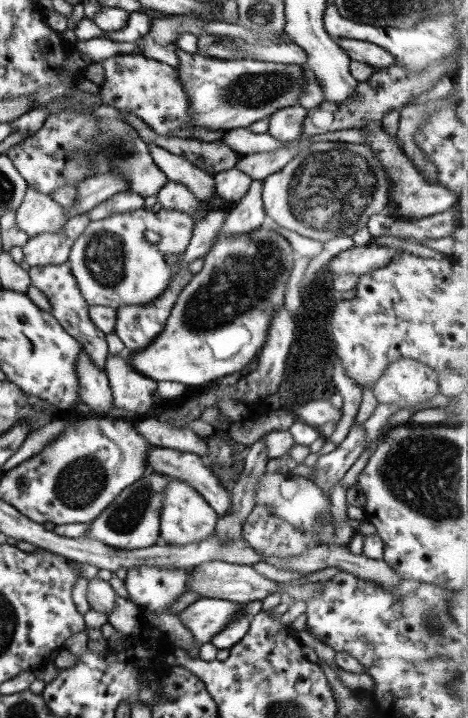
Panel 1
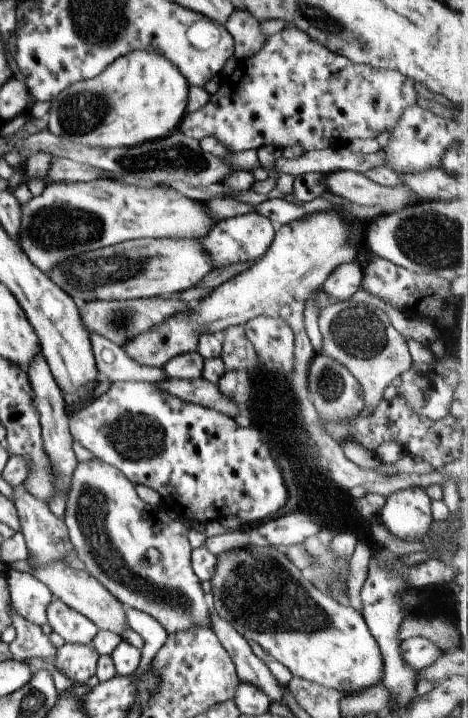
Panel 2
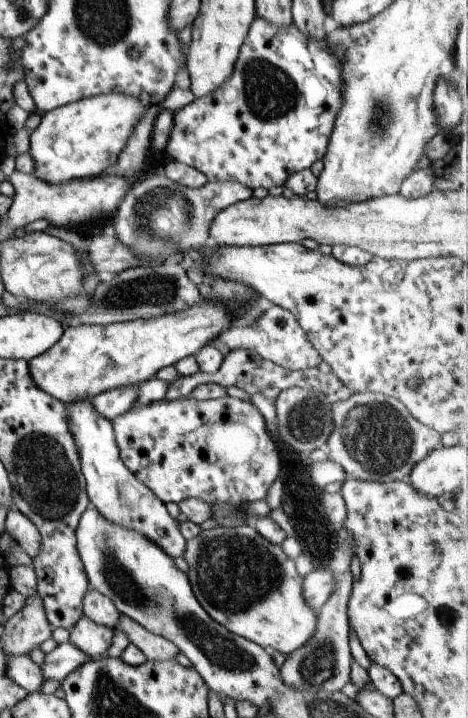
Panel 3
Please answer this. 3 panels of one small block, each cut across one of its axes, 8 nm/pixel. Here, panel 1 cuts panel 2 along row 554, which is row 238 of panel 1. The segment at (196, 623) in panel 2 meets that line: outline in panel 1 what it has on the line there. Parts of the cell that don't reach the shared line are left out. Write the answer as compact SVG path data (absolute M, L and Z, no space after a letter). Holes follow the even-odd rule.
M137 209L113 213L87 223L73 242L68 259L80 296L88 306L112 309L126 304L147 304L169 286L178 271L178 262L192 235L192 218L183 212Z

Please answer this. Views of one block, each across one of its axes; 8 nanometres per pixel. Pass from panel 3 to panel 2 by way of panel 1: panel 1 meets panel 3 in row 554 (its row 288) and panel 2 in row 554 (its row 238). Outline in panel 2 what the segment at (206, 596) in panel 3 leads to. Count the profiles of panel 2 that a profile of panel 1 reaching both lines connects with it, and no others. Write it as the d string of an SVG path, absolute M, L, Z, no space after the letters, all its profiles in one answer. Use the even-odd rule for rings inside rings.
M249 543L245 548L233 549L229 552L221 552L216 556L215 570L213 571L210 582L210 593L208 599L213 610L227 623L233 630L236 630L245 640L253 640L259 644L262 650L267 654L269 659L277 660L279 664L283 664L293 677L299 677L309 682L323 685L338 690L341 694L353 691L360 691L367 687L373 687L382 680L382 658L377 643L373 640L363 617L353 610L350 606L339 604L335 599L332 599L327 592L320 590L313 585L307 577L302 576L299 570L289 559L281 552L281 549L276 549L271 545L258 546Z

